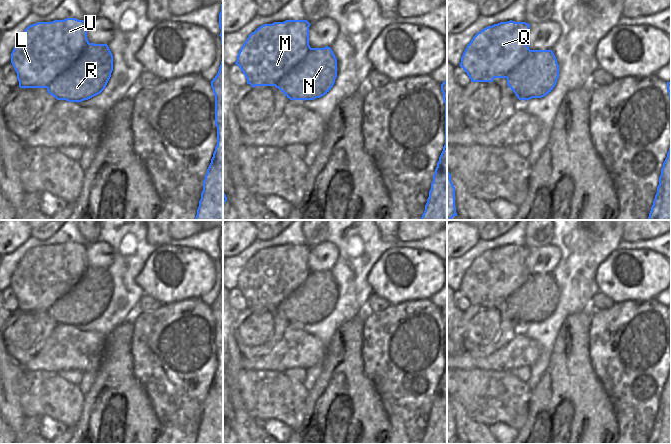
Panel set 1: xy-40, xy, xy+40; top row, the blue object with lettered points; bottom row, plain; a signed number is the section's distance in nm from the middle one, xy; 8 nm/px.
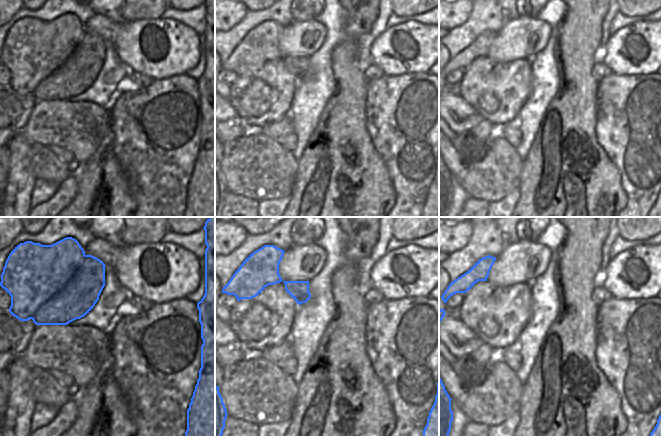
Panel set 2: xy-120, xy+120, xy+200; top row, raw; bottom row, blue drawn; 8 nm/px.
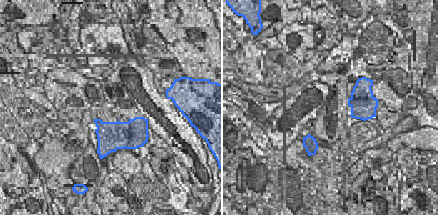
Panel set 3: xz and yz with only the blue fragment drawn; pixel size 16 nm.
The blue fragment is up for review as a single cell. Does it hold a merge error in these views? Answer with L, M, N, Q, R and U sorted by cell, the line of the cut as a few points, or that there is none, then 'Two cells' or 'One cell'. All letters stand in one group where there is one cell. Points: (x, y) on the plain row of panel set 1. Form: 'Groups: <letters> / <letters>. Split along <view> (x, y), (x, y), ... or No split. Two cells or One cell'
Groups: L M Q U / N R. Split along xy-40 (89, 267), (81, 279), (46, 311). Two cells.

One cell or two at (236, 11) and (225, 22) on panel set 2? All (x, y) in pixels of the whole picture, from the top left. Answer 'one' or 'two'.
one

